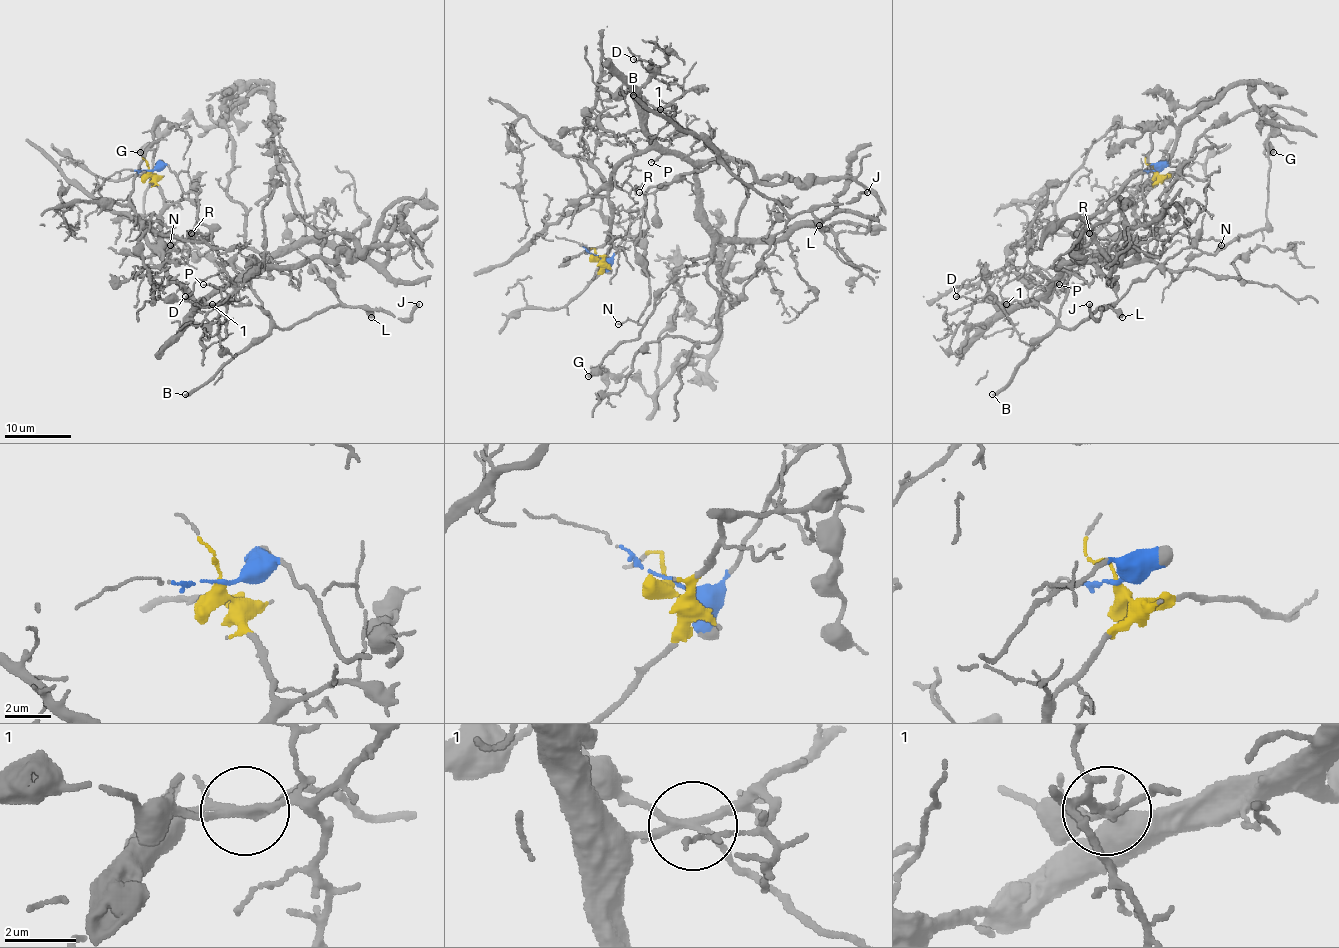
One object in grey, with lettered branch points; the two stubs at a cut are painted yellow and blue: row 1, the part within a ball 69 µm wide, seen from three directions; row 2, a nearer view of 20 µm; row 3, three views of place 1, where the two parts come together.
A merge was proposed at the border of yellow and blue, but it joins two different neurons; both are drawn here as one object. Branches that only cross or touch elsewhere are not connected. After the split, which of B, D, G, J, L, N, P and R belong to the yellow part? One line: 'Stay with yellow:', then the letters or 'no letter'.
Stay with yellow: D, G, N, P

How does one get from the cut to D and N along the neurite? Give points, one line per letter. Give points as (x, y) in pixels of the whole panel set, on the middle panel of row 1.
D: (596, 257), (601, 260), (611, 238), (613, 172), (650, 144), (646, 112), (668, 107), (684, 91), (633, 59)
N: (596, 257), (646, 149), (753, 245), (653, 395), (591, 370), (618, 323)

